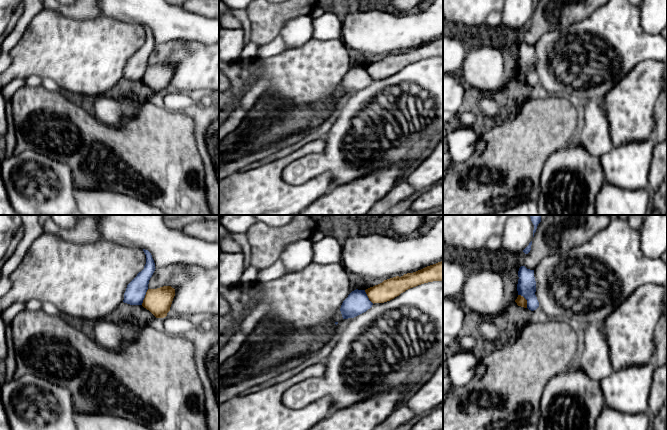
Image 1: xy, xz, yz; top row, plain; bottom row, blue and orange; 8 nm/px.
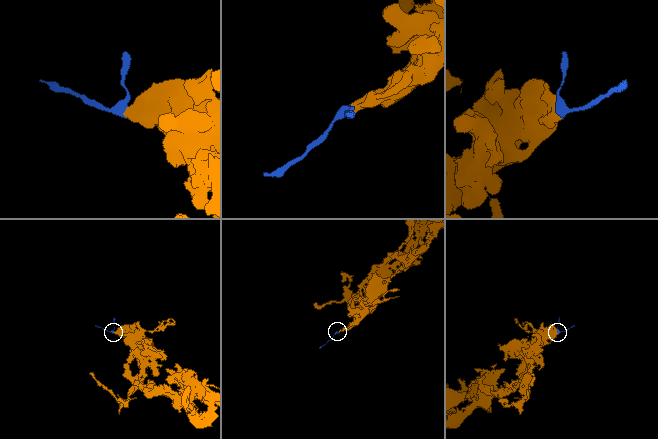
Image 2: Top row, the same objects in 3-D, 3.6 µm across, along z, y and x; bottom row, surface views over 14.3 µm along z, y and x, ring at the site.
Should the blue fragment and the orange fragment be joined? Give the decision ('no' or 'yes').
no

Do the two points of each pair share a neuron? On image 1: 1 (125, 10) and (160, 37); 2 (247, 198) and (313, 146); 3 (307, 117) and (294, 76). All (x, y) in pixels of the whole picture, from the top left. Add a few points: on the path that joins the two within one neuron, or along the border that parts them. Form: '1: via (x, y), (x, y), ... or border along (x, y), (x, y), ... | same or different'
1: via (135, 10), (140, 10), (157, 27) | same
2: via (263, 182), (282, 163), (297, 154) | same
3: border along (326, 98), (307, 105), (297, 105), (284, 111) | different

